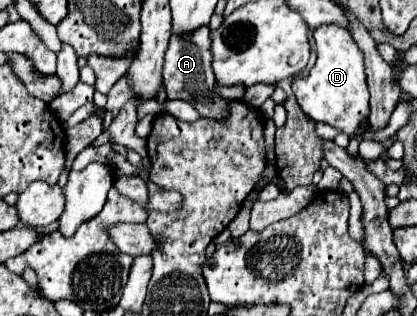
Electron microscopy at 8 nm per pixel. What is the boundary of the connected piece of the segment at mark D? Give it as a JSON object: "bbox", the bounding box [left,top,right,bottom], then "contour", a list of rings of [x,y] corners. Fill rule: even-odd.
{"bbox":[291,24,369,134],"contour":[[[321,24],[313,30],[313,42],[317,48],[317,62],[307,76],[295,74],[291,88],[301,110],[315,122],[331,124],[333,128],[353,134],[361,120],[369,114],[369,90],[363,70],[363,56],[349,32],[339,24]]]}

